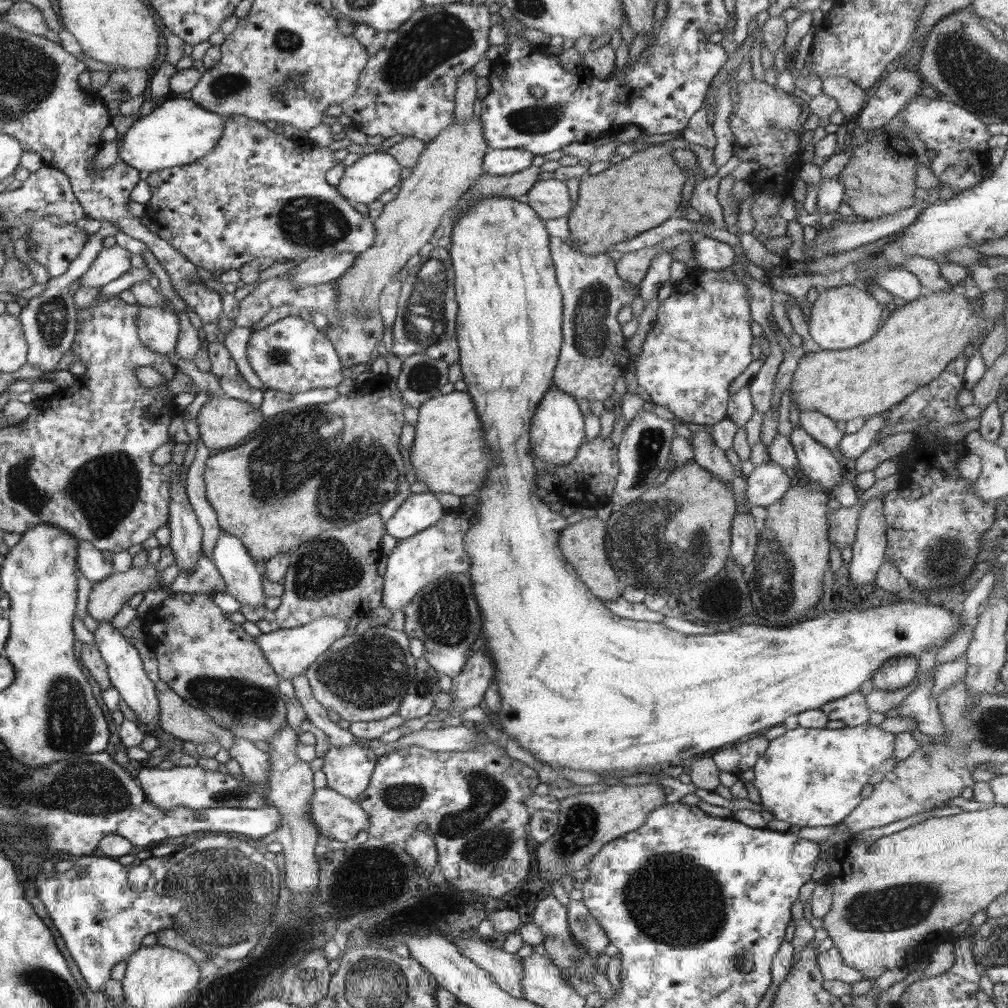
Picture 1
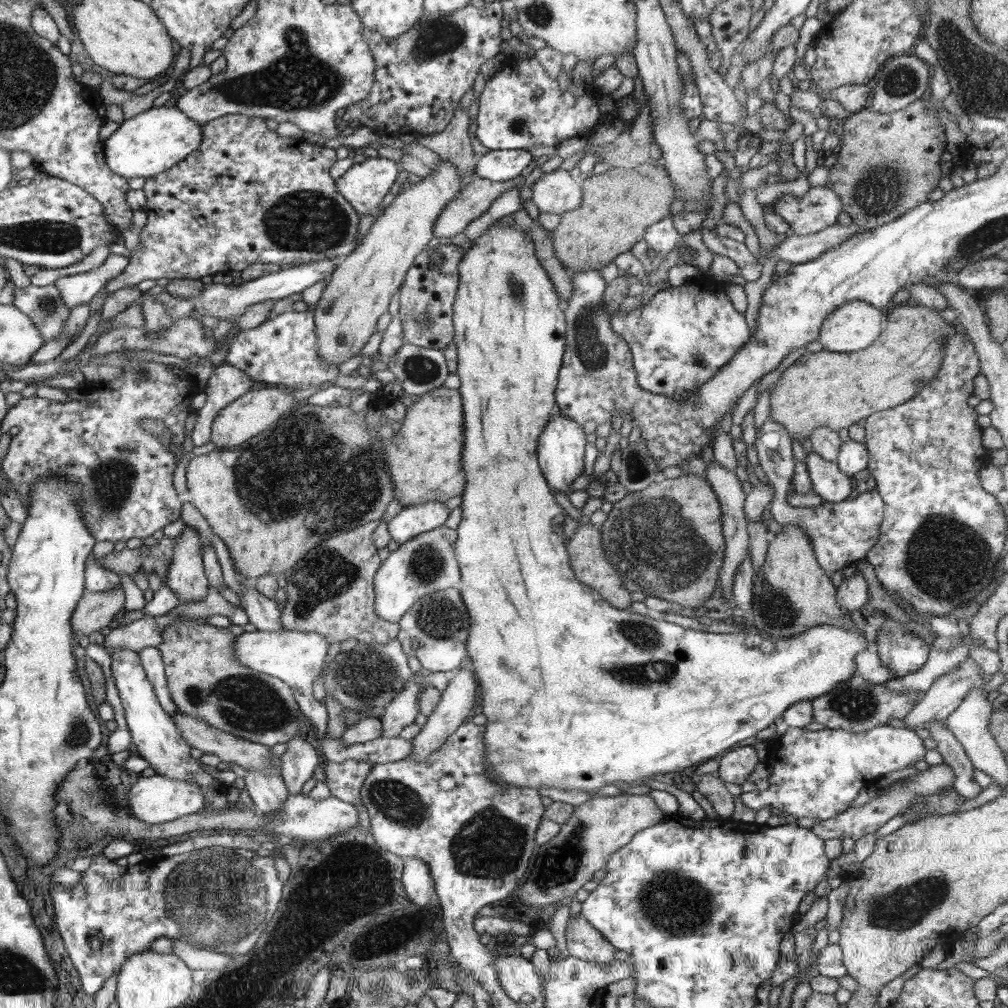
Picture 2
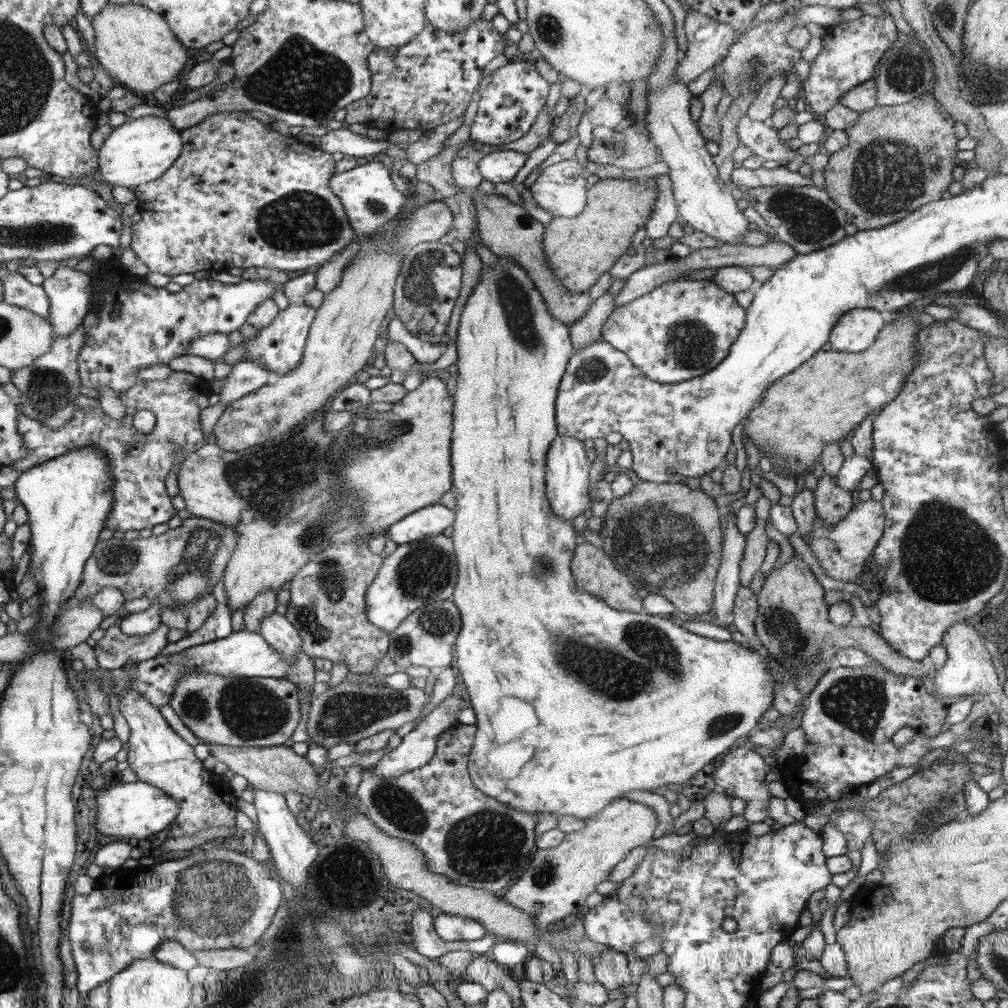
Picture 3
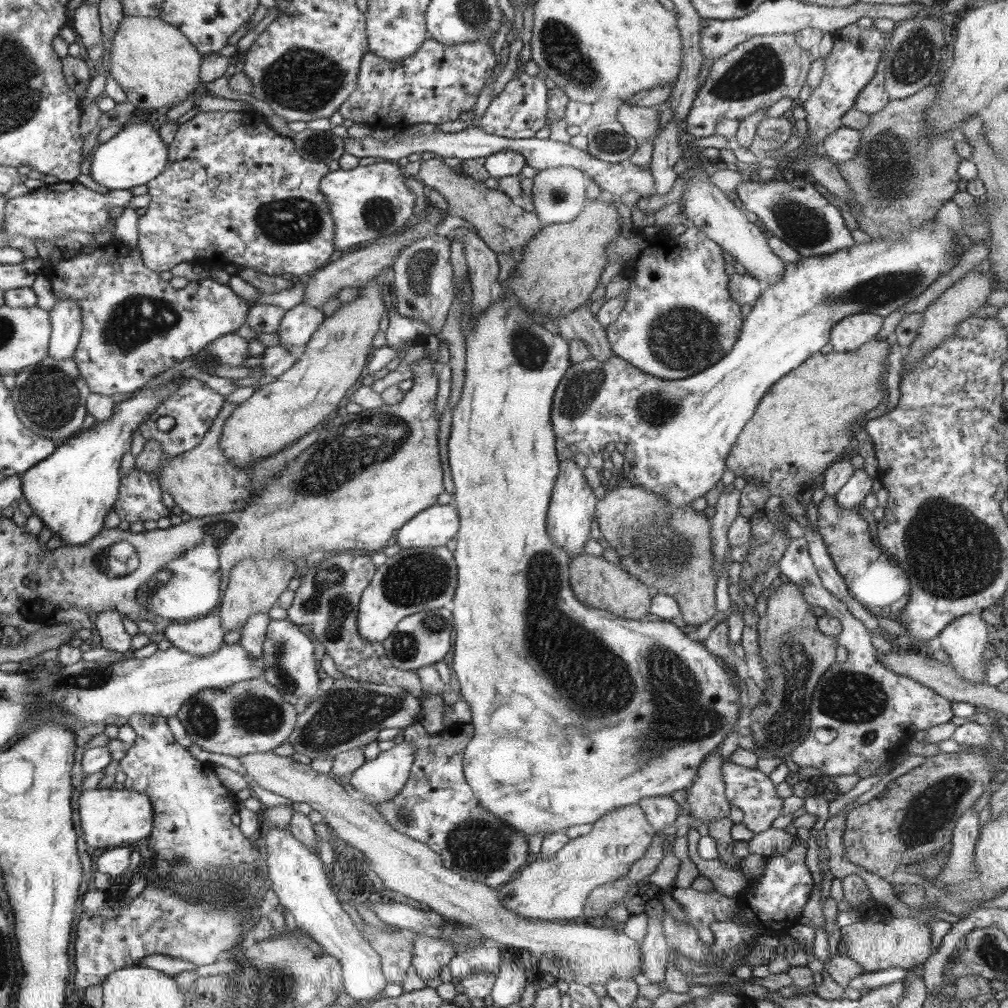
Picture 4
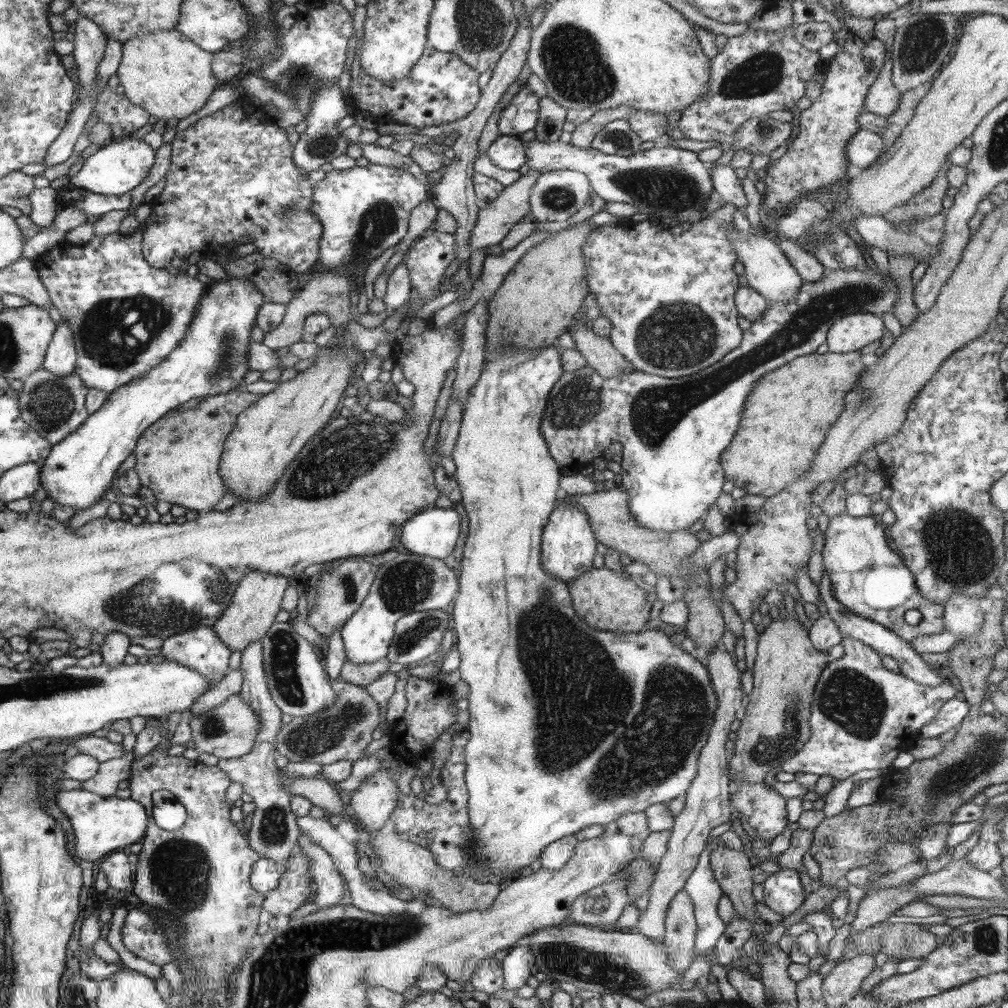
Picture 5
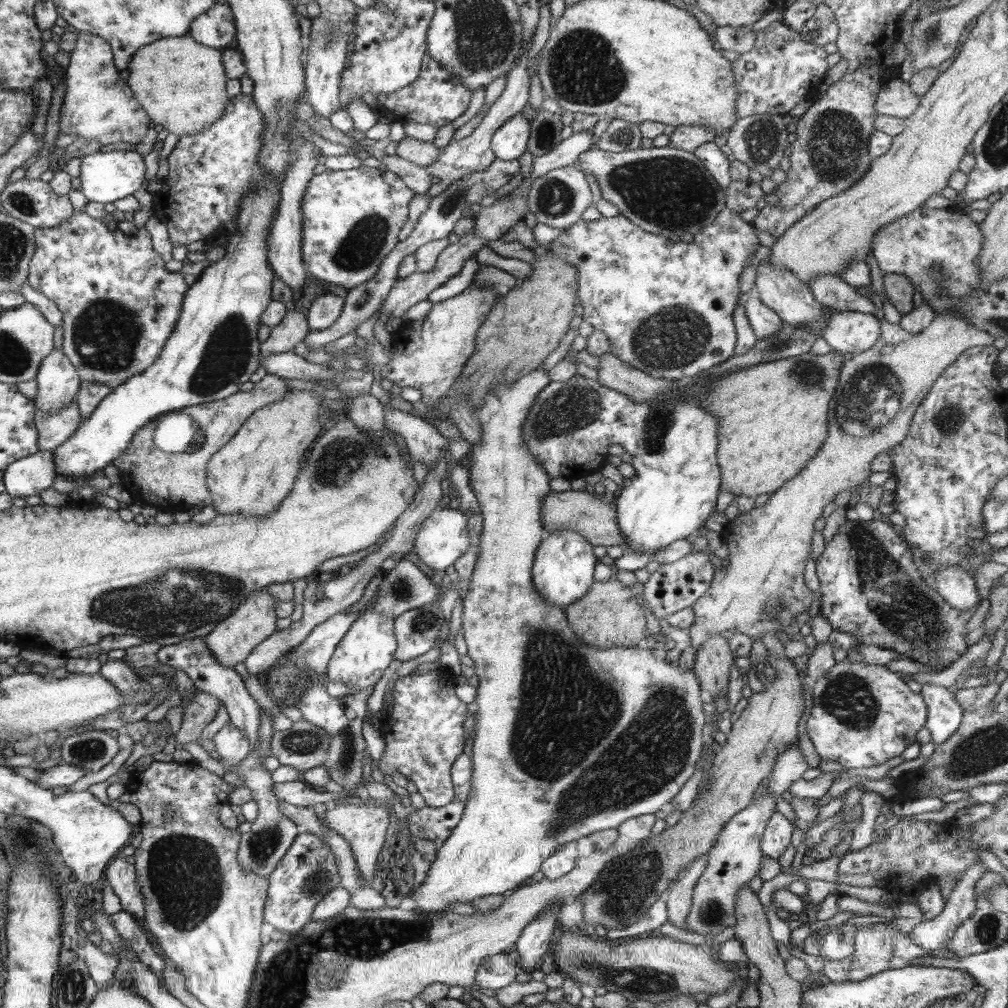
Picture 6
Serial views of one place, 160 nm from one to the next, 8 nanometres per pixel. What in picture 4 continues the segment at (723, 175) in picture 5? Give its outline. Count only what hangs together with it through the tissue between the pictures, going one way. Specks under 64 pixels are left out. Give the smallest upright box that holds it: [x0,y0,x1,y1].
[736,175,854,258]

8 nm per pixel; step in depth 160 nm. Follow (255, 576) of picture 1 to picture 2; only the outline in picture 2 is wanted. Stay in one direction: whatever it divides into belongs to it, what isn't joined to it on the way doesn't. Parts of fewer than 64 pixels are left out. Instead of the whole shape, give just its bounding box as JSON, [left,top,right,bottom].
[236,579,282,631]

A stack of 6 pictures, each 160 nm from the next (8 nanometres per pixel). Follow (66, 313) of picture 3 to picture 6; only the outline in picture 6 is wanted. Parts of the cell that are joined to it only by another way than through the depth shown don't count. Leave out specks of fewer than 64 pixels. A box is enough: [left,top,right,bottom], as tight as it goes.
[34,350,82,414]

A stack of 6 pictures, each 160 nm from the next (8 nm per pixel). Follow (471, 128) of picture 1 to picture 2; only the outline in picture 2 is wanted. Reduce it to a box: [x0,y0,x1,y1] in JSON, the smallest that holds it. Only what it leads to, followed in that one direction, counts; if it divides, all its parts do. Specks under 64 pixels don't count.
[313,160,462,366]

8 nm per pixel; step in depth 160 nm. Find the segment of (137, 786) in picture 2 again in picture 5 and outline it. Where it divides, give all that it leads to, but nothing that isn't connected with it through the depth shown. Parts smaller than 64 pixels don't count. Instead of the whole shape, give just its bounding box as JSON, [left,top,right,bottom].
[52,789,150,862]

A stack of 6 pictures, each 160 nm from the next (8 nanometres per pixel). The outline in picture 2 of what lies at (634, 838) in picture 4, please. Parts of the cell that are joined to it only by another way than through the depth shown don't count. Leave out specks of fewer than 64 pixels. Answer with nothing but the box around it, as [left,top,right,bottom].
[517,794,665,911]

